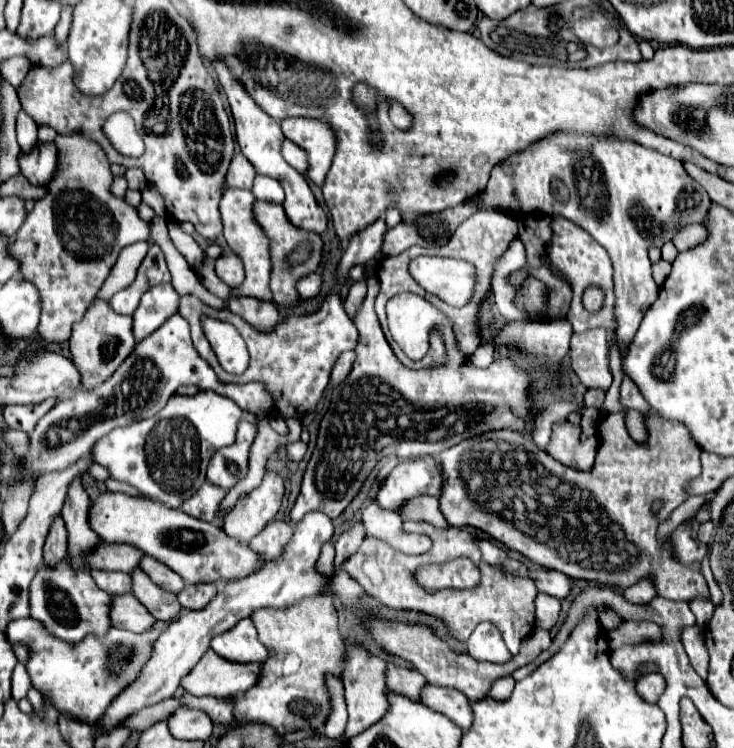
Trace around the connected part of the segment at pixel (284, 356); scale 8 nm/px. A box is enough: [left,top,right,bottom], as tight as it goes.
[180,291,356,417]

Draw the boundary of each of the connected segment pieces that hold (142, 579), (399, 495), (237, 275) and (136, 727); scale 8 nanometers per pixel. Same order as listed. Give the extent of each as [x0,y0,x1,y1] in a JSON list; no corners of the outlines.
[[132,569,182,621],[376,457,442,513],[216,253,244,287],[120,697,181,732]]

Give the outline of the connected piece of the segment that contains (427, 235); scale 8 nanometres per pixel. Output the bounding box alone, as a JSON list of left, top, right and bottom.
[384,133,708,343]

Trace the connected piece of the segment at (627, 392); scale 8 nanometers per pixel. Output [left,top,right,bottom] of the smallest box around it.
[620,375,650,413]

